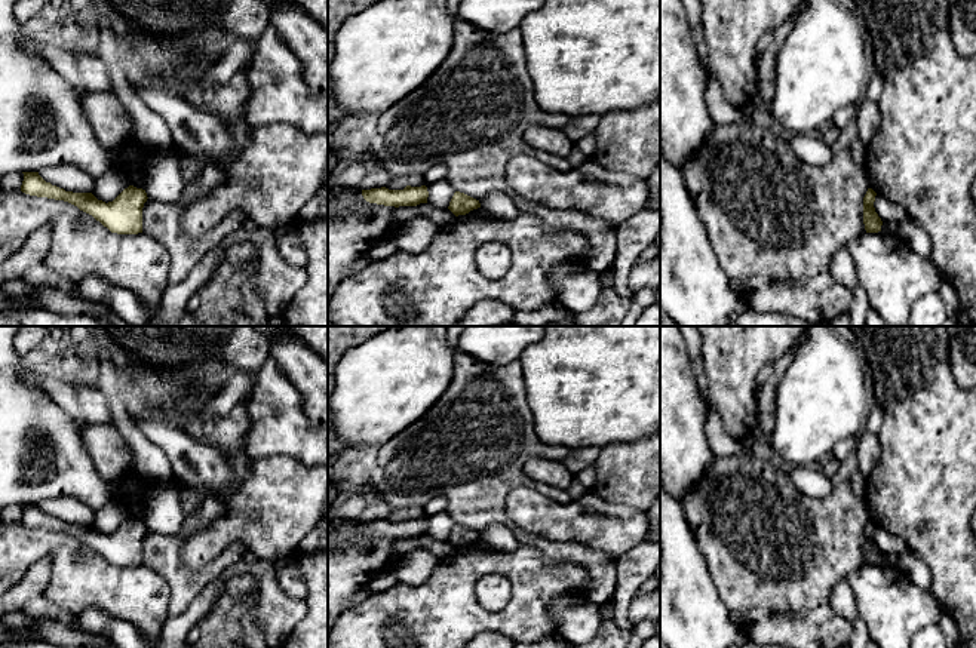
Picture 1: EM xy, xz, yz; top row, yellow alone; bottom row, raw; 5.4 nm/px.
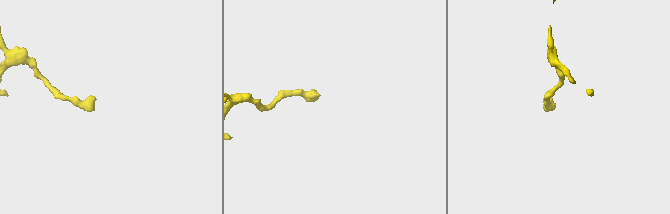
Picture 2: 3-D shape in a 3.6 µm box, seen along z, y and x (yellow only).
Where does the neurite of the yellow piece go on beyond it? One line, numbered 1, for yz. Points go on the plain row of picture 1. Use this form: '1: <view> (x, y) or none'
1: none

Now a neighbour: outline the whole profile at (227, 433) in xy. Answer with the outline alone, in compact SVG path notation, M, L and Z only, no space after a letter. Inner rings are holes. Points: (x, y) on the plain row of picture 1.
M187 403L178 411L169 411L163 421L181 429L199 443L220 449L234 469L236 476L243 477L251 461L243 448L249 430L248 412L239 405L225 417L205 420L200 406L202 403Z

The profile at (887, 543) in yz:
M881 526L875 528L874 540L881 553L886 556L900 556L906 549L906 544L899 537L887 532Z

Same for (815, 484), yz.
M786 467L786 472L795 486L808 497L825 498L832 491L832 480L822 472L801 470L797 467Z

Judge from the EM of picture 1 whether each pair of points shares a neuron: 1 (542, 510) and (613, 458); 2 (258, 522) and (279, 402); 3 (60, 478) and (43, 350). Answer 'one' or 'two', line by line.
1: two
2: two
3: two

